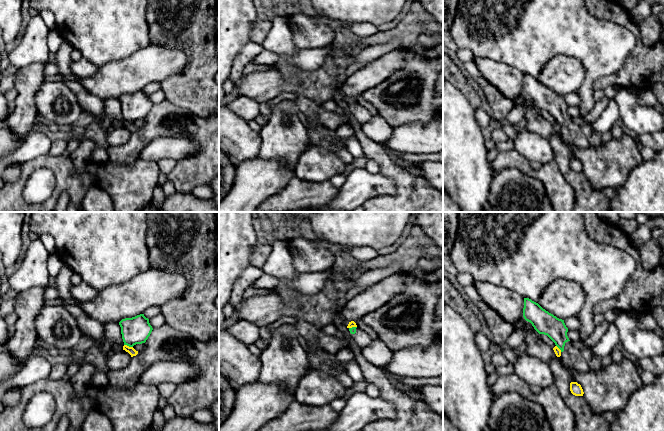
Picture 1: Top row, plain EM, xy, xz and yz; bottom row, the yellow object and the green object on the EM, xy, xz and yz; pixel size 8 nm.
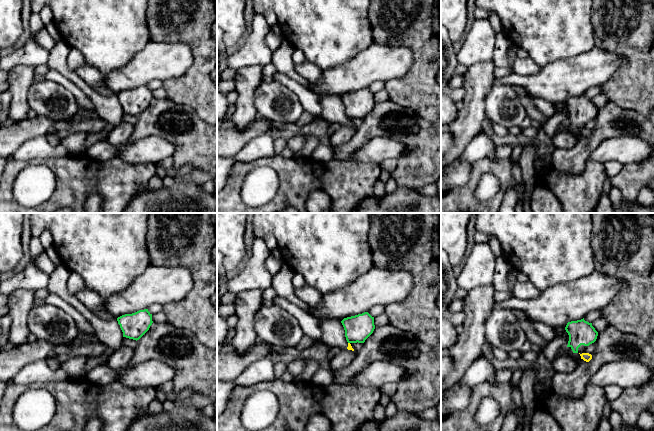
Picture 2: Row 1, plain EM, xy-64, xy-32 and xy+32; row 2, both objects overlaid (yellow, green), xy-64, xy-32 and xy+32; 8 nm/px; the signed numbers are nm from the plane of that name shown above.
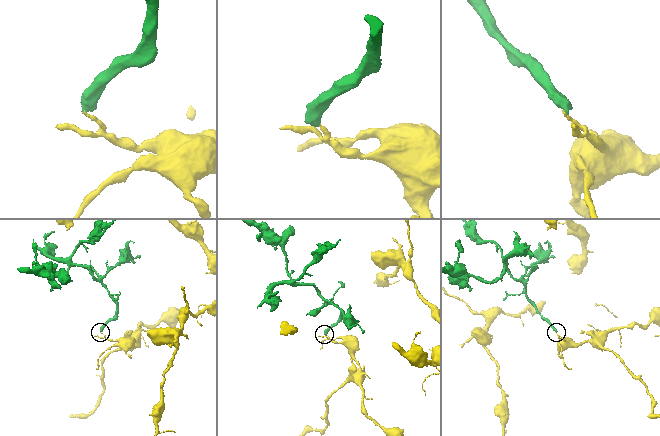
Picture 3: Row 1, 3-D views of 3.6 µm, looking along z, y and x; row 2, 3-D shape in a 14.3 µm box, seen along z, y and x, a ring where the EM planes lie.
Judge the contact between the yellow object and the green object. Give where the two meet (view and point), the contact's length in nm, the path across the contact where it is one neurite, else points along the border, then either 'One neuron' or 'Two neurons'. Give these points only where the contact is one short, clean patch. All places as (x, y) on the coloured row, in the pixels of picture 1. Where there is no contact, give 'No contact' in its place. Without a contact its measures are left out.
Touches yellow at xy (128, 346). Shared border 80 nm. Boundary: xy (124, 344), (132, 347). Two neurons

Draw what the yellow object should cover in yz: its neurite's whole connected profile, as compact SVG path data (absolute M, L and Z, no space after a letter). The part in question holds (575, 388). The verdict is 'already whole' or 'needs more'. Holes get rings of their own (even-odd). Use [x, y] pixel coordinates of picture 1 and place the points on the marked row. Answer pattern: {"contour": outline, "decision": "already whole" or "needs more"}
{"contour": "M577 382L570 383L570 391L575 396L583 396L584 392L580 384Z", "decision": "already whole"}

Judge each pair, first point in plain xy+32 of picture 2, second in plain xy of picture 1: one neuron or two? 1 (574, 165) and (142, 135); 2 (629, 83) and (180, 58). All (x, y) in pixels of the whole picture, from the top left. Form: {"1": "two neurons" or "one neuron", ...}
{"1": "one neuron", "2": "two neurons"}

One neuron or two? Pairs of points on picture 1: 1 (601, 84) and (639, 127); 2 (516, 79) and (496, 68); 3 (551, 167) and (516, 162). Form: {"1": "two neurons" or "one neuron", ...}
{"1": "two neurons", "2": "one neuron", "3": "one neuron"}

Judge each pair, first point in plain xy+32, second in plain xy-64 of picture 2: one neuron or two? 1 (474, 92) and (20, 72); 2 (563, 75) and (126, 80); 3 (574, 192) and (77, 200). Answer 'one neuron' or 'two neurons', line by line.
1: one neuron
2: one neuron
3: one neuron

